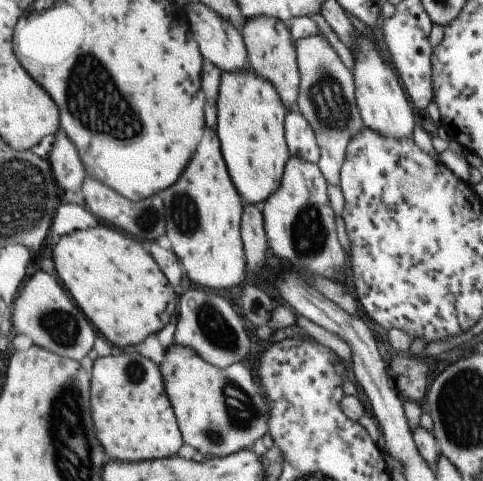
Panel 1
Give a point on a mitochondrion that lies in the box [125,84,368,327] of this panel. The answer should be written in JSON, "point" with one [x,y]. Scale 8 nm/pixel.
{"point":[310,238]}

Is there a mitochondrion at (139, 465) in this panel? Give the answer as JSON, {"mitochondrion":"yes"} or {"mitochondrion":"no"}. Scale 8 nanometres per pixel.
{"mitochondrion":"no"}

